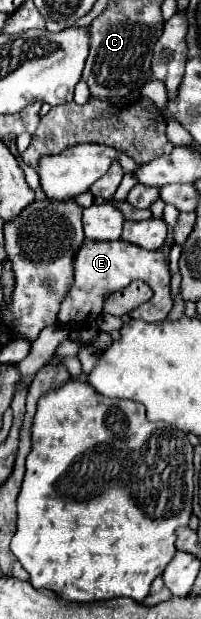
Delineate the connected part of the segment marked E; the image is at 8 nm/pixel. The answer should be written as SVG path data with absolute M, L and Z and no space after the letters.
M121 239L105 241L105 243L103 241L101 243L85 241L83 247L75 255L75 281L73 281L69 295L61 303L59 321L65 325L67 323L85 325L87 321L91 321L93 317L97 317L101 313L105 295L127 287L135 279L145 281L153 289L153 297L149 301L141 303L139 307L131 309L129 315L133 319L143 319L143 321L163 321L173 307L171 287L169 287L171 275L169 275L169 265L167 265L163 253L161 251L147 251L143 247L123 243Z

